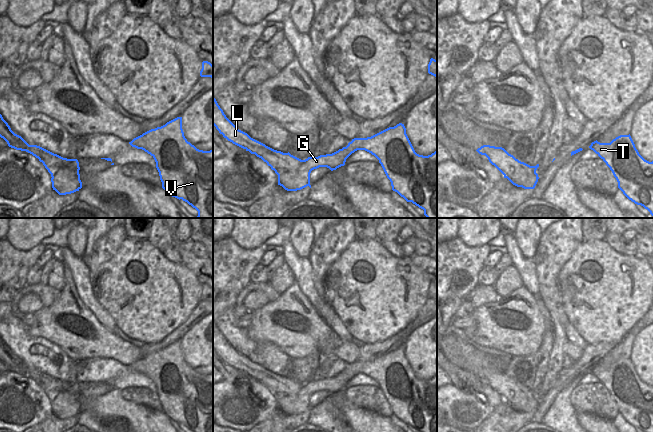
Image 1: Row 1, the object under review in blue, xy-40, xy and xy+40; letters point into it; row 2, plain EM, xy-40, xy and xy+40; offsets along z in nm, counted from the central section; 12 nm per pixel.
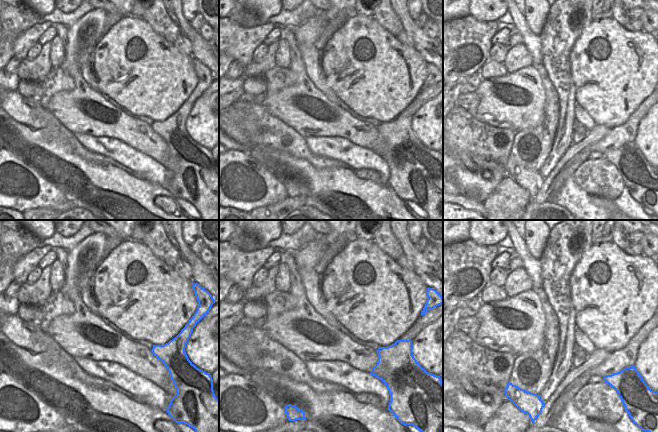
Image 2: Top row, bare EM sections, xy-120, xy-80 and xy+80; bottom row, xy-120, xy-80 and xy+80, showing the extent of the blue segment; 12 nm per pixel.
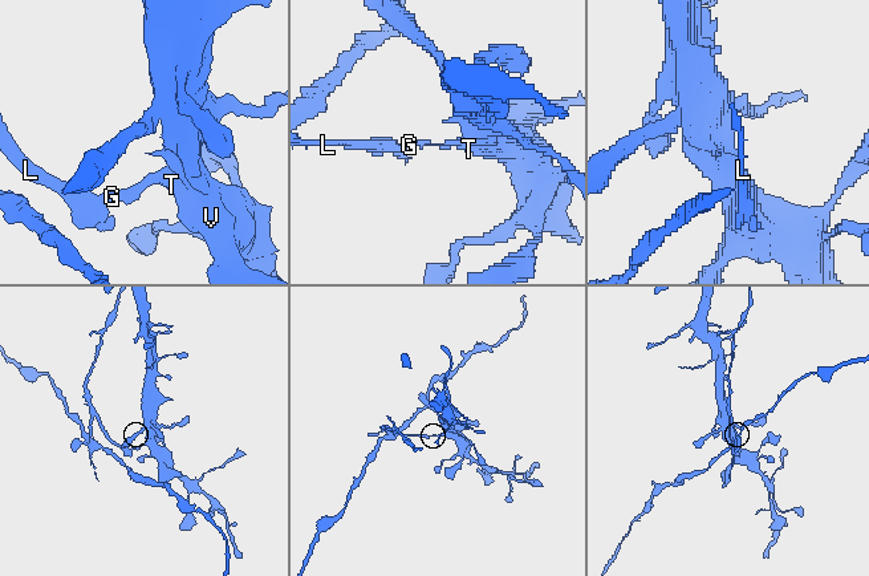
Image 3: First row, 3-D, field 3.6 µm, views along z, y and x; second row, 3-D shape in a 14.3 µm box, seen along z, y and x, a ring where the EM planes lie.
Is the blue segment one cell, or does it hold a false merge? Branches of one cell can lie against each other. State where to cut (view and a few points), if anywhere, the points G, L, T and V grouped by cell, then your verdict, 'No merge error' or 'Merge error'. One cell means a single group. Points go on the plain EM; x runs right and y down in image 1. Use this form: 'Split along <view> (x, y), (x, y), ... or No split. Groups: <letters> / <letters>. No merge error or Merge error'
Split along xy (342, 372), (347, 375), (348, 380). Groups: G L / T V. Merge error

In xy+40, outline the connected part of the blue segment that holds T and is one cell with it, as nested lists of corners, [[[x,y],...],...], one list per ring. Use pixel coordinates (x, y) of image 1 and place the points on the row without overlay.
[[[620,359],[610,367],[597,364],[589,370],[610,392],[618,412],[632,426],[653,432],[653,385],[645,384],[629,359]]]

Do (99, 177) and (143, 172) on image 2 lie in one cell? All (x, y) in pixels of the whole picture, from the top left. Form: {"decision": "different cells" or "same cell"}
{"decision": "different cells"}

